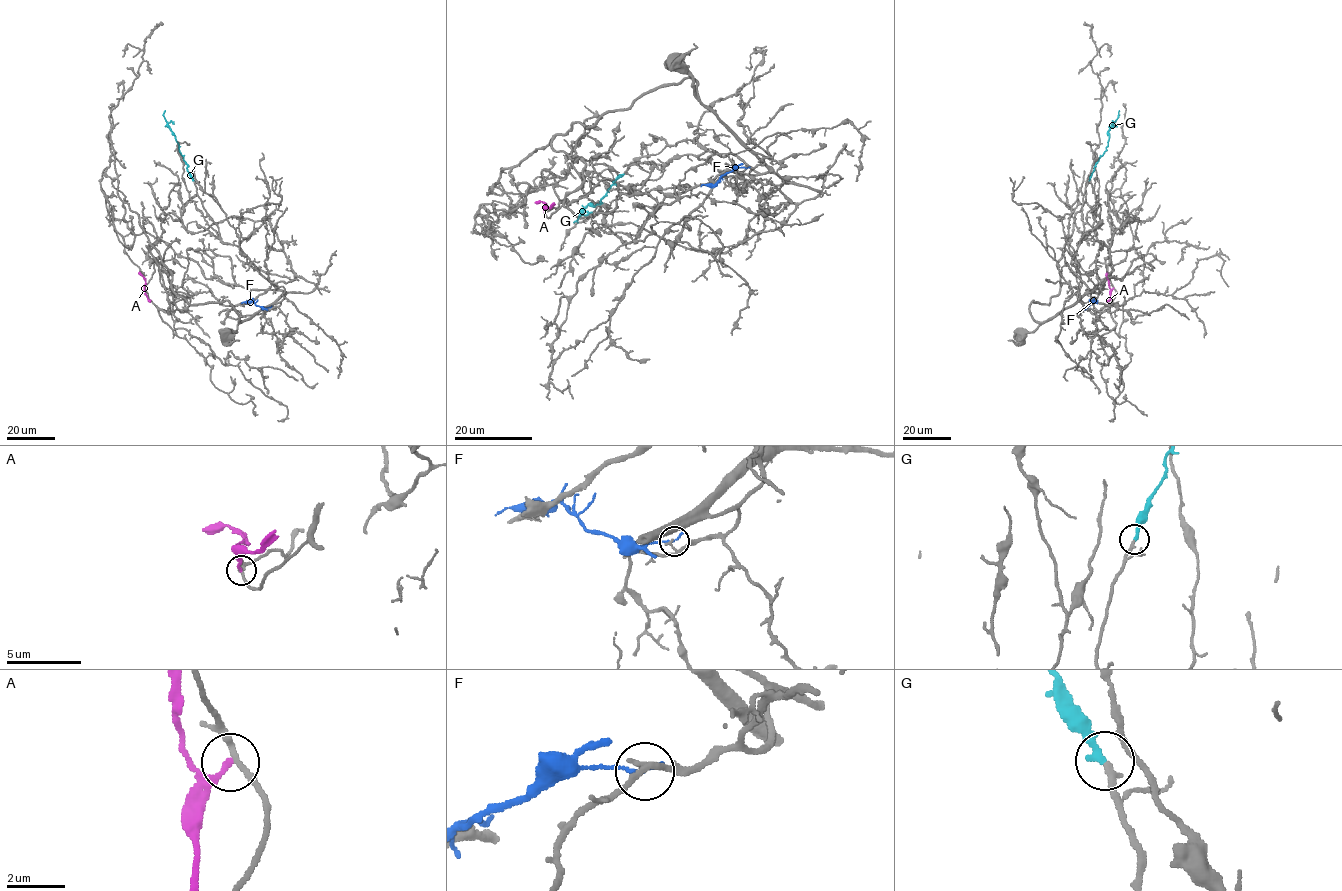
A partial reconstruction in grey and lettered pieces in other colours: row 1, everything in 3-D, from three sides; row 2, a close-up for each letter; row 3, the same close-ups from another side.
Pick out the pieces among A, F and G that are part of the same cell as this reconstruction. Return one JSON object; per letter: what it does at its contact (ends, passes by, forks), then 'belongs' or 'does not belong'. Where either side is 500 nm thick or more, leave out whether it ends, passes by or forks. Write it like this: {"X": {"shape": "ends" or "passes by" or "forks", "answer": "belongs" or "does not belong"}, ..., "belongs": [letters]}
{"A": {"shape": "ends", "answer": "does not belong"}, "F": {"shape": "ends", "answer": "does not belong"}, "G": {"shape": "ends", "answer": "belongs"}, "belongs": ["G"]}

